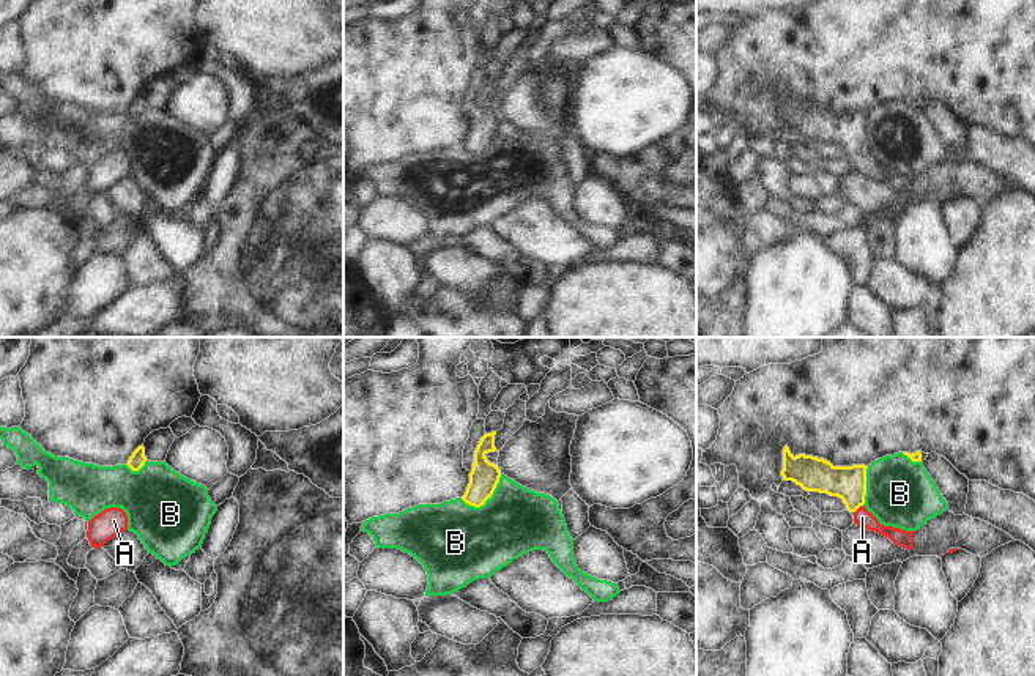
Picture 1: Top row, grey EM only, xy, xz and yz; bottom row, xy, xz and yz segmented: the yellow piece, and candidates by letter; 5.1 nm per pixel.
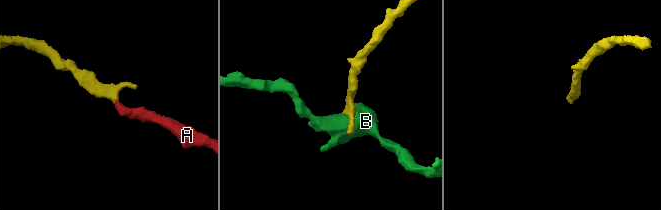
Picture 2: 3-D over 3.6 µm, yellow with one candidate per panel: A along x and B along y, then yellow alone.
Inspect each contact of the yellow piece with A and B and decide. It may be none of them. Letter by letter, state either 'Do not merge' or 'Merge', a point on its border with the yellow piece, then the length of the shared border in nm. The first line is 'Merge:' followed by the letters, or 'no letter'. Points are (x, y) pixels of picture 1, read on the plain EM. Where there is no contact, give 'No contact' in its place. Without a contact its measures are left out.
Merge: A
A: Merge. Touches yellow at yz (857, 155). Shared border 60 nm
B: Do not merge. Touches yellow at xz (485, 147). Shared border 240 nm.

